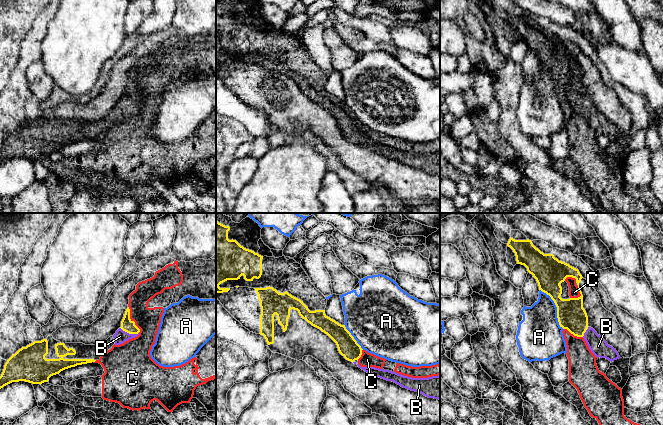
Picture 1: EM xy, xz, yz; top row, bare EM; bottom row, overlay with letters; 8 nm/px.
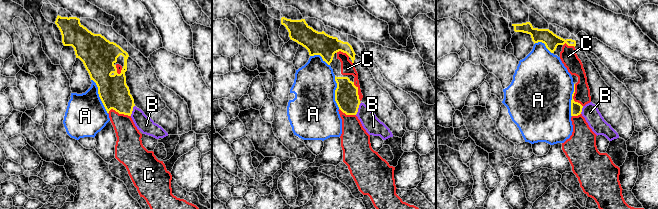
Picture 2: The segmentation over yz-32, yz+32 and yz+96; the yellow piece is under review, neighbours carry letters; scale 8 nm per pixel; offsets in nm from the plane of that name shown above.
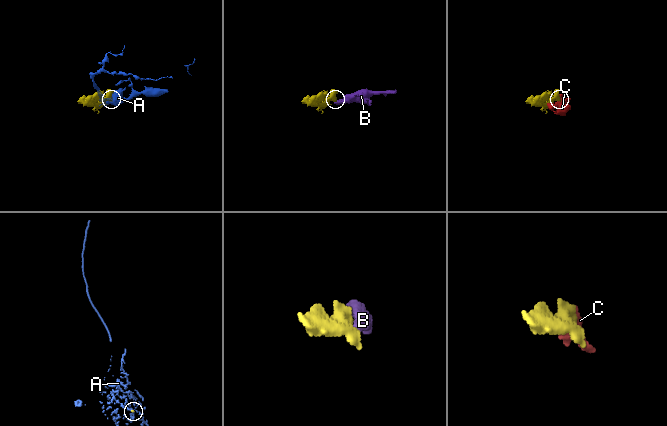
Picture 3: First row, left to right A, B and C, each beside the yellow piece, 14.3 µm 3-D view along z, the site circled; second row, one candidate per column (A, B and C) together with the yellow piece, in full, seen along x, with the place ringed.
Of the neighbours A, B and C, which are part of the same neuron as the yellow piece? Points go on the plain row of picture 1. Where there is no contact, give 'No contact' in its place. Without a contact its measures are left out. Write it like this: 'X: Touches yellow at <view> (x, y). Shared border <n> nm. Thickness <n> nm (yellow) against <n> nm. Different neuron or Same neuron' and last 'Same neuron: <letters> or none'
A: Touches yellow at yz (557, 84). Shared border 380 nm. Thickness 220 nm (yellow) against 360 nm. Different neuron
B: Touches yellow at xy (129, 109). Shared border 160 nm. Thickness 100 nm (yellow) against 100 nm. Same neuron
C: Touches yellow at xy (130, 95). Shared border 240 nm. Thickness 100 nm (yellow) against 200 nm. Different neuron
Same neuron: B

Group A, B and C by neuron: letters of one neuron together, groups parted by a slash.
A / B / C

